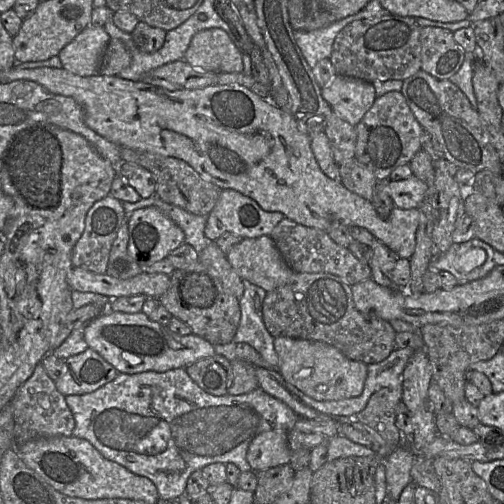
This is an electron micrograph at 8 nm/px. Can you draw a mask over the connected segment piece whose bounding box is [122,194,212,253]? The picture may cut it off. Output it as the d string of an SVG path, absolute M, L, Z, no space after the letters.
M155 194L149 198L141 198L134 203L122 202L122 205L127 215L145 207L158 208L183 230L185 243L191 245L198 253L201 253L212 242L204 234L208 216L192 214L178 206L164 202Z

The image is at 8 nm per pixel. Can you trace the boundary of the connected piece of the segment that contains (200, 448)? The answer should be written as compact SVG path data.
M184 368L165 372L119 373L113 381L94 392L69 395L65 399L75 419L72 436L86 439L106 459L150 479L156 486L160 499L164 501L185 496L189 476L208 464L234 463L241 472L251 471L246 459L251 441L262 432L288 431L299 418L303 418L259 387L241 395L211 395L201 389Z

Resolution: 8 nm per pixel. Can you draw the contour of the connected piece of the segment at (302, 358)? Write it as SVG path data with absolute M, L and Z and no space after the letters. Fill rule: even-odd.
M289 337L274 338L278 371L285 382L317 401L334 401L361 395L367 377L367 364L347 358L325 342Z

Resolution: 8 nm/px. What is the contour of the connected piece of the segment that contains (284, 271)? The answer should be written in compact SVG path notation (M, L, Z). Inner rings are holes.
M270 235L241 240L226 252L226 258L242 279L267 292L285 285L294 274Z

